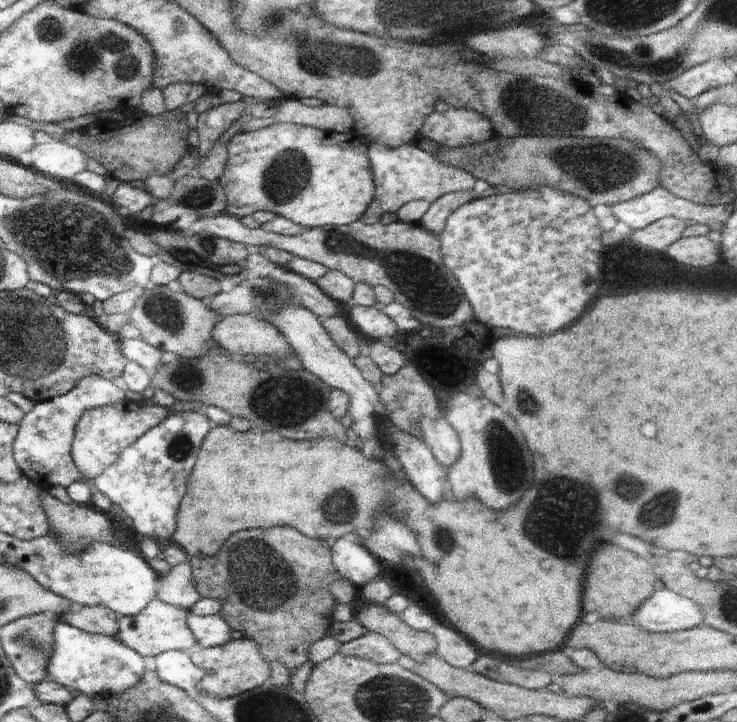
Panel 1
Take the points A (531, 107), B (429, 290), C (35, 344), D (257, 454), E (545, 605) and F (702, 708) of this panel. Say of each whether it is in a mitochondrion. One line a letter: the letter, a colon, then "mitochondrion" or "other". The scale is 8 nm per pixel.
A: mitochondrion
B: mitochondrion
C: mitochondrion
D: other
E: other
F: other

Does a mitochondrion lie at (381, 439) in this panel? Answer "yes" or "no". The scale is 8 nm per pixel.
yes

